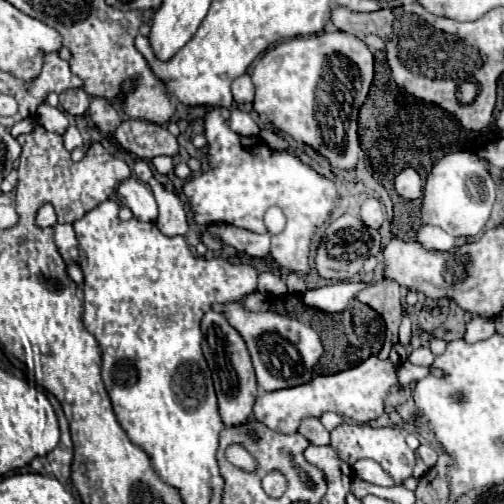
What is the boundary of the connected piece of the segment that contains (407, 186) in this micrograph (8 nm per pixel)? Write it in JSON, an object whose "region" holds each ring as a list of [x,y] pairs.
{"region":[[[404,168],[396,174],[394,190],[404,200],[418,200],[422,198],[422,176],[414,168]]]}

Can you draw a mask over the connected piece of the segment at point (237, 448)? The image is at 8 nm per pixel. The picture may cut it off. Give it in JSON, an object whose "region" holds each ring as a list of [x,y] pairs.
{"region":[[[230,444],[226,448],[226,458],[236,464],[238,468],[254,468],[254,462],[252,462],[252,456],[244,450],[242,444]]]}

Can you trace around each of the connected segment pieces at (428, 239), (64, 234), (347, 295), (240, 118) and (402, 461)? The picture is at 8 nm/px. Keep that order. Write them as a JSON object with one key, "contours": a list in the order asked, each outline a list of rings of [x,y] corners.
{"contours":[[[[422,224],[416,232],[416,242],[422,244],[424,250],[428,252],[448,252],[454,248],[456,238],[446,234],[442,228],[438,226],[430,226],[430,224]]],[[[56,224],[56,246],[64,258],[66,264],[78,262],[78,240],[74,236],[72,224]]],[[[338,282],[338,284],[328,284],[328,286],[322,286],[322,288],[314,288],[314,290],[308,290],[304,294],[304,304],[306,306],[312,306],[312,308],[318,308],[318,310],[324,310],[328,314],[334,314],[334,312],[342,312],[348,308],[348,302],[362,290],[366,288],[364,284],[360,282]]],[[[240,109],[232,110],[232,124],[234,124],[234,132],[238,132],[240,136],[258,136],[260,132],[251,115]]],[[[338,424],[330,432],[330,446],[336,450],[340,459],[352,466],[361,458],[372,458],[376,460],[384,472],[392,476],[392,480],[402,486],[406,478],[412,476],[414,464],[416,464],[416,452],[408,448],[404,434],[400,428],[372,428],[368,424]]]]}

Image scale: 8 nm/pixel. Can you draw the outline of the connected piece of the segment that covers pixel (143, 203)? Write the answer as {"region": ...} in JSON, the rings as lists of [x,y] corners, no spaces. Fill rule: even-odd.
{"region":[[[128,178],[118,186],[118,200],[128,206],[136,220],[142,222],[156,222],[158,206],[156,200],[146,184],[136,178]]]}

